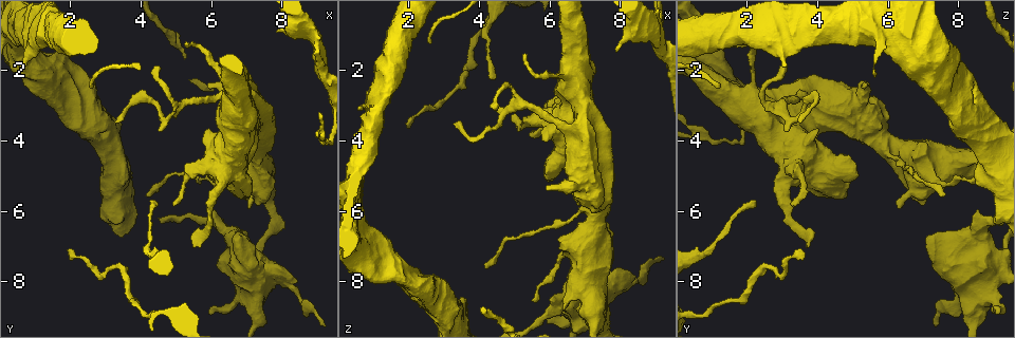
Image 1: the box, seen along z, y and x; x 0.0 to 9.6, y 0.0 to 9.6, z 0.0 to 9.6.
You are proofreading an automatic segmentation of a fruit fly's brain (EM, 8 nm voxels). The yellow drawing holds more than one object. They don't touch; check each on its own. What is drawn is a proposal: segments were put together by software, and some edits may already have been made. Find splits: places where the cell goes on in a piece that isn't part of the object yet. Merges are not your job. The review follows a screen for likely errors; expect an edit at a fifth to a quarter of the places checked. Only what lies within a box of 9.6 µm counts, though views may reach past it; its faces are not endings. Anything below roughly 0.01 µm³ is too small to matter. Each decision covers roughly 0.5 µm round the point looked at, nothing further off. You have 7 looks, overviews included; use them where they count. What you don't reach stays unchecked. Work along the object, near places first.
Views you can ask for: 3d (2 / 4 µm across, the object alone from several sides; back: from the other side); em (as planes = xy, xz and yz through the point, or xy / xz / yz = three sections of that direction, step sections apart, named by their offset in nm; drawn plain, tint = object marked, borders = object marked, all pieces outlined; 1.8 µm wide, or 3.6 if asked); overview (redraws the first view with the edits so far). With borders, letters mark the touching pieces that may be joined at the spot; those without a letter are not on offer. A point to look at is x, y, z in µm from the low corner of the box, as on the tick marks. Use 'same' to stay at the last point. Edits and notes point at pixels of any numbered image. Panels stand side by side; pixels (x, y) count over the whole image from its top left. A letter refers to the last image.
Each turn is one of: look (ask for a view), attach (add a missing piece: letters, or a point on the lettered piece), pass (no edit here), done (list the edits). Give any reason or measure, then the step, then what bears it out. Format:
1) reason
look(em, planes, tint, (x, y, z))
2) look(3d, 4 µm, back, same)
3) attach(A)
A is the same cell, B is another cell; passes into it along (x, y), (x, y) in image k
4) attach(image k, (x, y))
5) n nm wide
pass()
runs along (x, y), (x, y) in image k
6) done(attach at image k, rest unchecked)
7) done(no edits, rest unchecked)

long arm stops here
look(3d, 2 µm, (2.10, 7.20, 3.70))

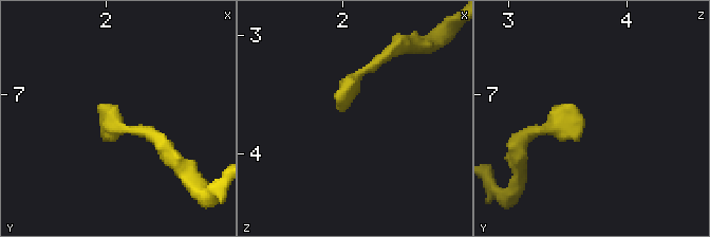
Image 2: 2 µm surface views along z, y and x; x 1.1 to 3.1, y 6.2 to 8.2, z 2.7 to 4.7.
now the EM
look(em, xy, step 8, tint, (2.04, 7.20, 3.62))

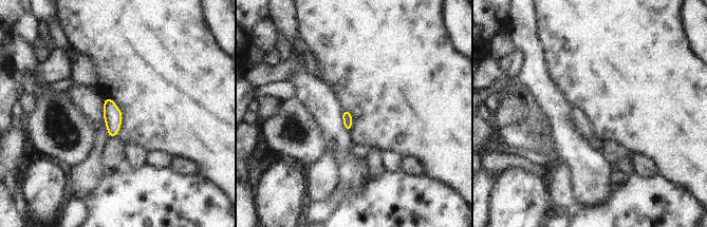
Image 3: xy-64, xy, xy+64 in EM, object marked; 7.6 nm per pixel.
look(em, planes, borders, same)

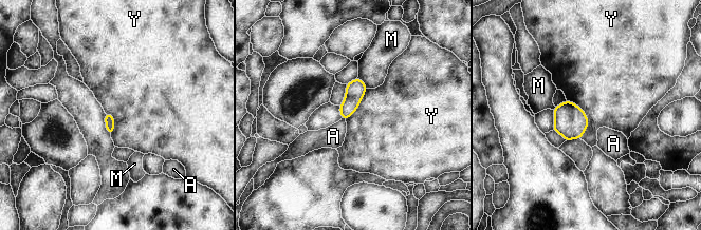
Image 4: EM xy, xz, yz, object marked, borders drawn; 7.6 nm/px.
pass()
A, M and Y are other cells; no lettered piece goes on from it

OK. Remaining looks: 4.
thin end
look(3d, 2 µm, (3.25, 3.45, 3.50))

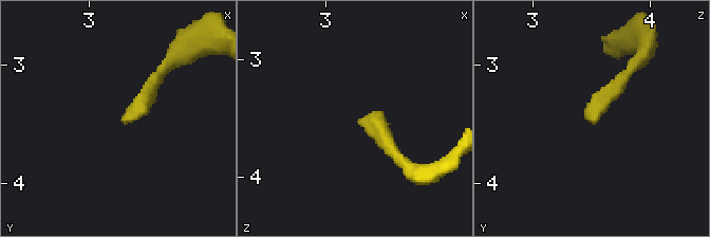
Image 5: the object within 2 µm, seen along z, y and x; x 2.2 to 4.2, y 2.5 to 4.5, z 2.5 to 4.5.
need the tissue
look(em, planes, plain, (3.28, 3.48, 3.52))

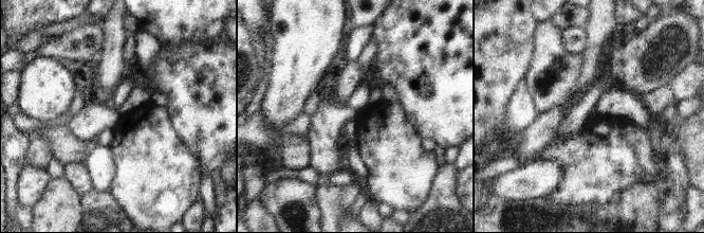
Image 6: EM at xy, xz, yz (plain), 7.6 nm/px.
see the neighbours
look(em, planes, borders, same)

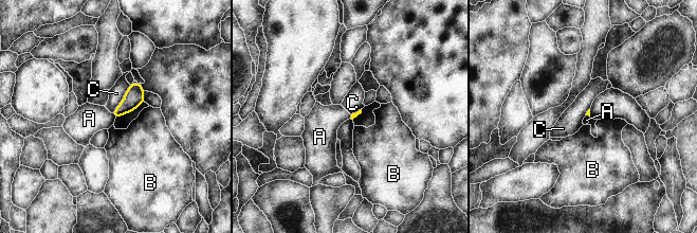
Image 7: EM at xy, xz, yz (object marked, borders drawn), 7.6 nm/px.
pass()
A, B and C are other cells; border along (130, 85), (123, 100), (111, 112) in image 7; none of them fits

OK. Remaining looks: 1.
done(no edits, rest unchecked)

